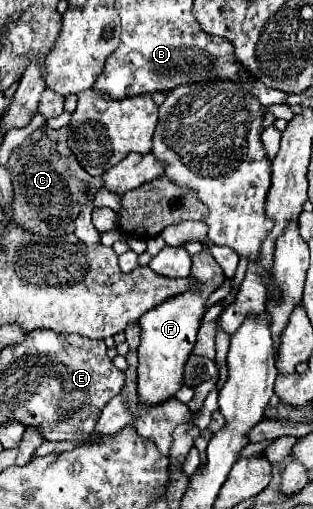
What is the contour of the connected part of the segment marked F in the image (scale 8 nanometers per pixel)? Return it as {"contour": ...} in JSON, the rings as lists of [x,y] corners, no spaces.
{"contour":[[[207,246],[199,254],[191,256],[193,268],[191,278],[197,280],[197,286],[187,290],[185,294],[173,296],[159,306],[151,308],[143,318],[139,318],[141,326],[141,344],[139,344],[139,398],[145,404],[159,404],[167,398],[175,396],[175,392],[183,386],[183,366],[195,346],[195,336],[201,326],[201,318],[205,314],[205,304],[211,292],[215,292],[223,282],[225,274],[221,266],[213,260]]]}

